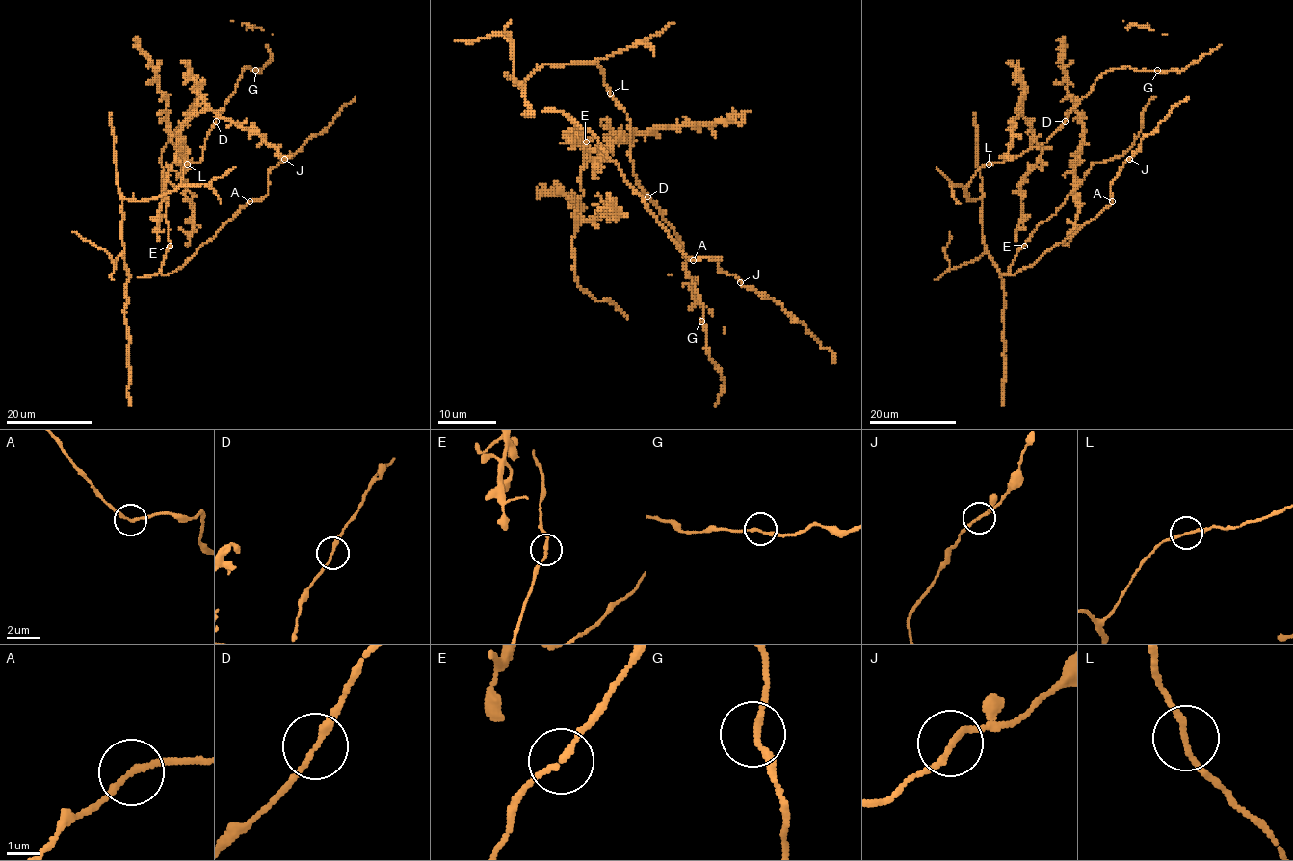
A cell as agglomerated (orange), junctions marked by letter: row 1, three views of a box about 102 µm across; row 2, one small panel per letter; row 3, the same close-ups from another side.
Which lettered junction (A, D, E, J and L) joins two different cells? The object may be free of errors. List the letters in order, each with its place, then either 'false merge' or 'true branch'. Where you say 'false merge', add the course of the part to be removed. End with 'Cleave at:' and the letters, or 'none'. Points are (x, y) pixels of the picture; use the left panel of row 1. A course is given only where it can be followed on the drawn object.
A: place (250, 201); true branch
D: place (216, 121); true branch
E: place (170, 246); true branch
J: place (284, 159); true branch
L: place (187, 164); true branch
Cleave at: none

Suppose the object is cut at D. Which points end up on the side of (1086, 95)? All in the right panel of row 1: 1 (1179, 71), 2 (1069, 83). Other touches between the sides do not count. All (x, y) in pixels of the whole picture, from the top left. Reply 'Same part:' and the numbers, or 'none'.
Same part: 1

